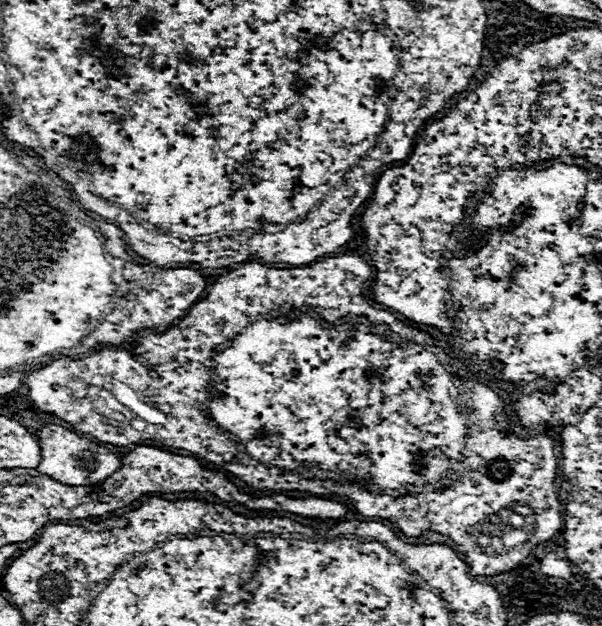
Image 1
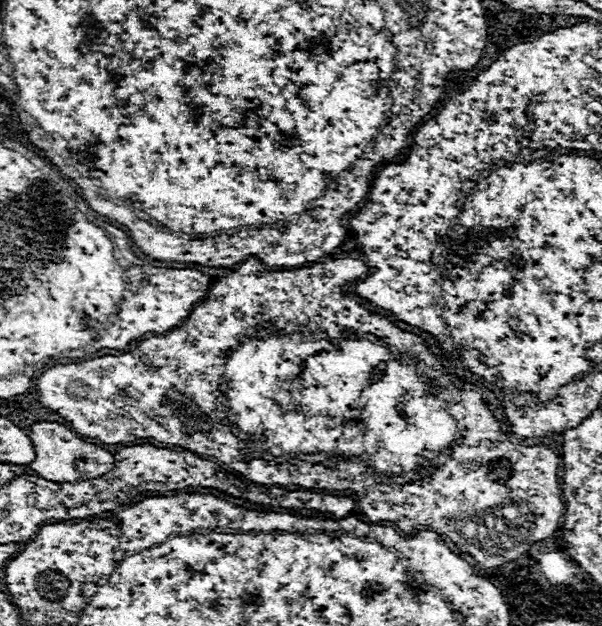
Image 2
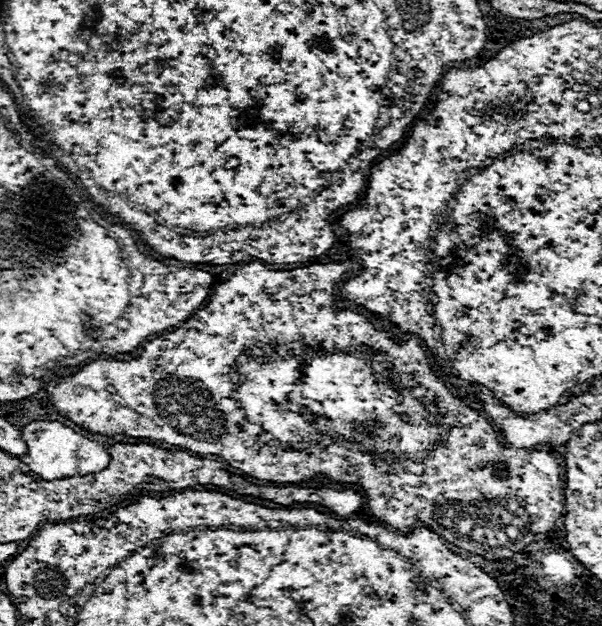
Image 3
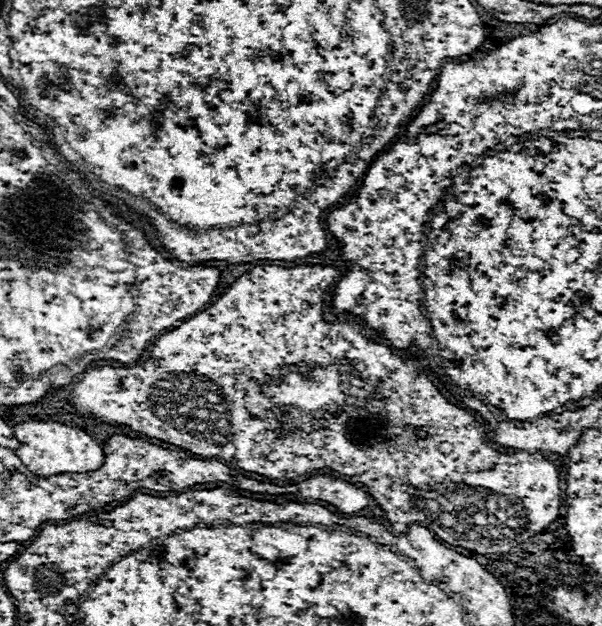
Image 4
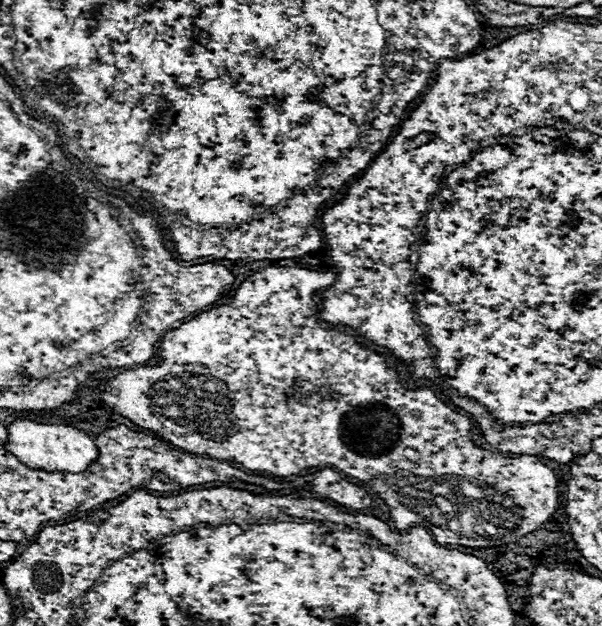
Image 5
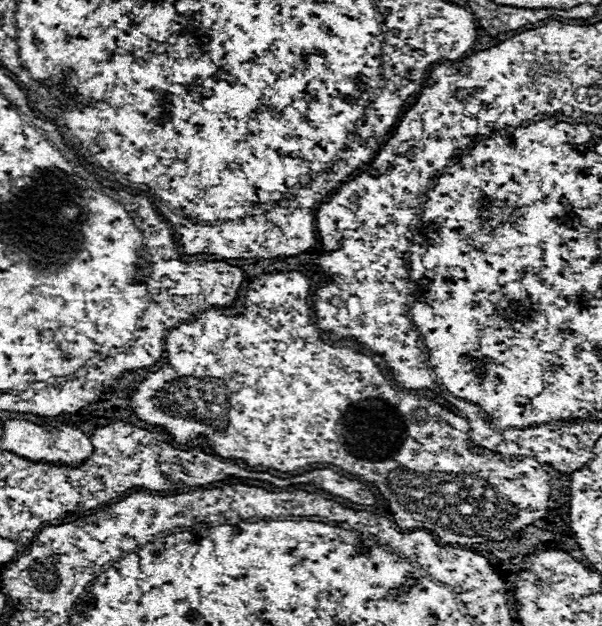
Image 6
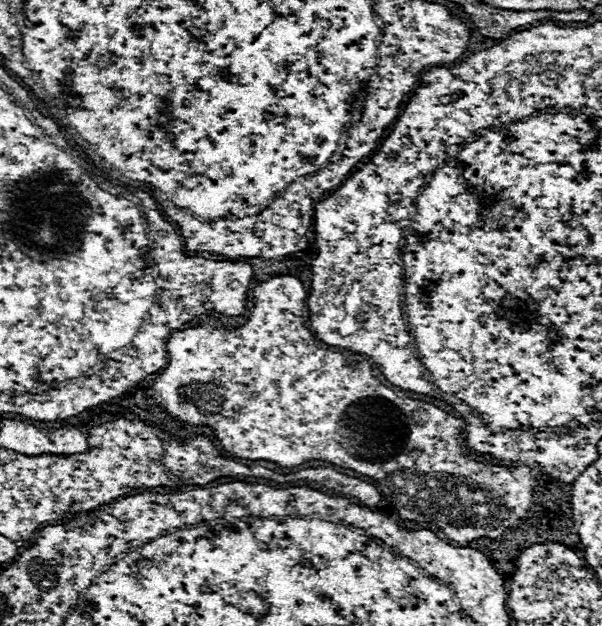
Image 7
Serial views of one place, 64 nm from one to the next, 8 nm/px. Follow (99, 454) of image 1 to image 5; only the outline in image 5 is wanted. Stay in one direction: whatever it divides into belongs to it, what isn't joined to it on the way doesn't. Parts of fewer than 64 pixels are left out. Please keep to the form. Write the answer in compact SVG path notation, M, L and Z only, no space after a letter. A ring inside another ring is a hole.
M16 420L8 426L10 444L6 446L22 464L32 470L46 472L84 472L92 462L98 460L98 448L94 440L78 428L62 424L38 424L32 420Z

